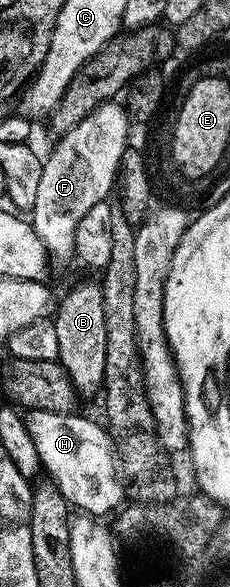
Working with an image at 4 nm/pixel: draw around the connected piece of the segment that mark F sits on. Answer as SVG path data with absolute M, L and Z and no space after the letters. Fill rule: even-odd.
M118 101L103 102L93 108L91 112L87 114L87 116L82 118L75 125L75 127L64 133L59 140L57 140L60 142L57 143L56 150L54 150L49 157L46 157L46 160L43 162L44 170L42 171L42 179L38 183L38 199L34 199L34 207L30 211L30 224L32 230L34 230L34 232L38 235L38 239L42 239L42 243L46 247L49 258L56 260L57 257L57 259L60 261L69 260L70 262L73 260L76 251L76 228L78 227L78 223L82 223L82 219L92 210L94 203L108 201L110 197L108 192L110 192L111 189L113 192L114 186L117 184L120 160L122 159L125 149L129 148L130 145L130 141L128 141L128 131L130 127L132 128L130 118L125 106L121 102L120 104L118 104Z

